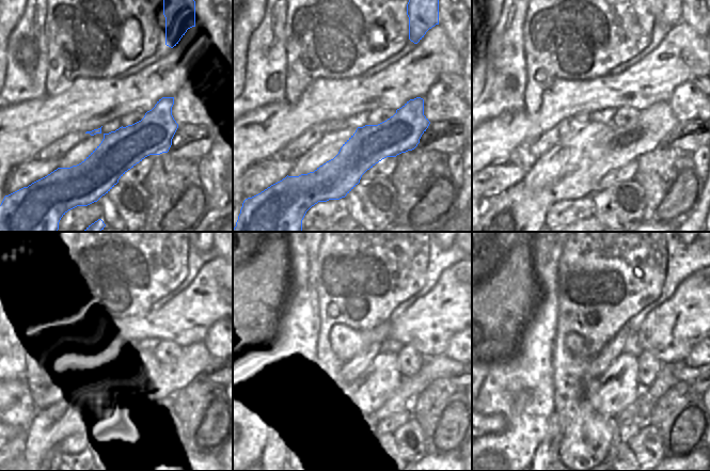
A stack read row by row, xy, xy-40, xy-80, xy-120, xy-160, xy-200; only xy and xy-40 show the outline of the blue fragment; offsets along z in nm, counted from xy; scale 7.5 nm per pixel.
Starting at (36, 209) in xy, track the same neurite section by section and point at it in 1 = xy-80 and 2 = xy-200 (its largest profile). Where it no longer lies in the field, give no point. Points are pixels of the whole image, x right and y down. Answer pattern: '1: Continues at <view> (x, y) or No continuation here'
1: Continues at xy-80 (519, 209)
2: Continues at xy-200 (617, 389)

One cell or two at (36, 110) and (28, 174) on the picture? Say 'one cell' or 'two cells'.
two cells

